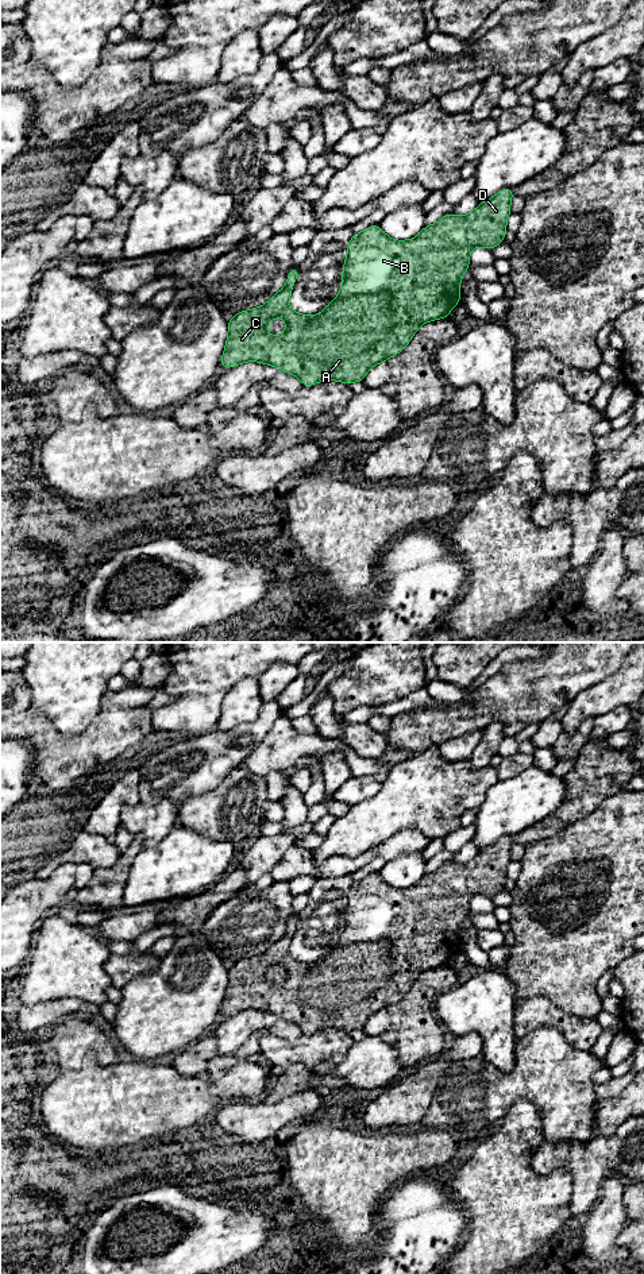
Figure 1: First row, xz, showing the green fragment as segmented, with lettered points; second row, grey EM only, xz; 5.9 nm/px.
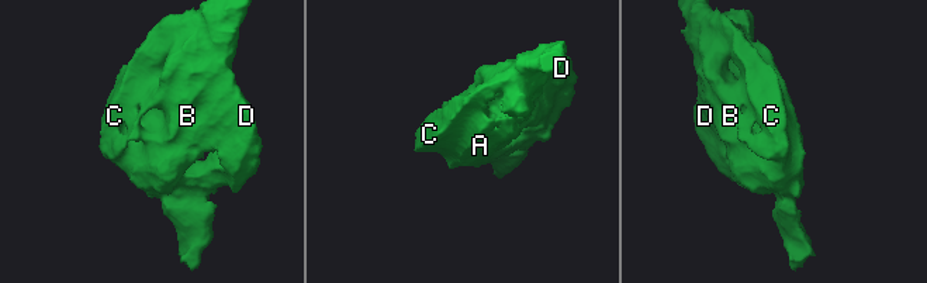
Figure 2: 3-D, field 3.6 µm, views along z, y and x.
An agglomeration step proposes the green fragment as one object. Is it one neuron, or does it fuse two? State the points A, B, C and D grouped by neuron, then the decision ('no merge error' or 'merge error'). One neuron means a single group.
A B C D | no merge error

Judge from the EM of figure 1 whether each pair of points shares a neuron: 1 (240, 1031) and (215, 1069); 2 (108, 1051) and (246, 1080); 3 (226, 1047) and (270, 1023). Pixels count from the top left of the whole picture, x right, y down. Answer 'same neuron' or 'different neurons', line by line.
1: different neurons
2: different neurons
3: same neuron

